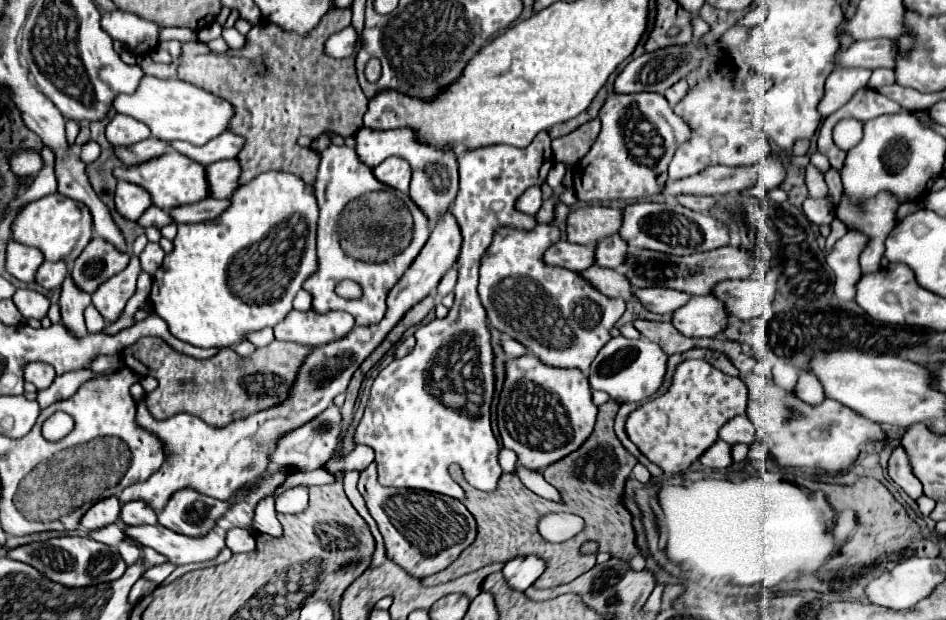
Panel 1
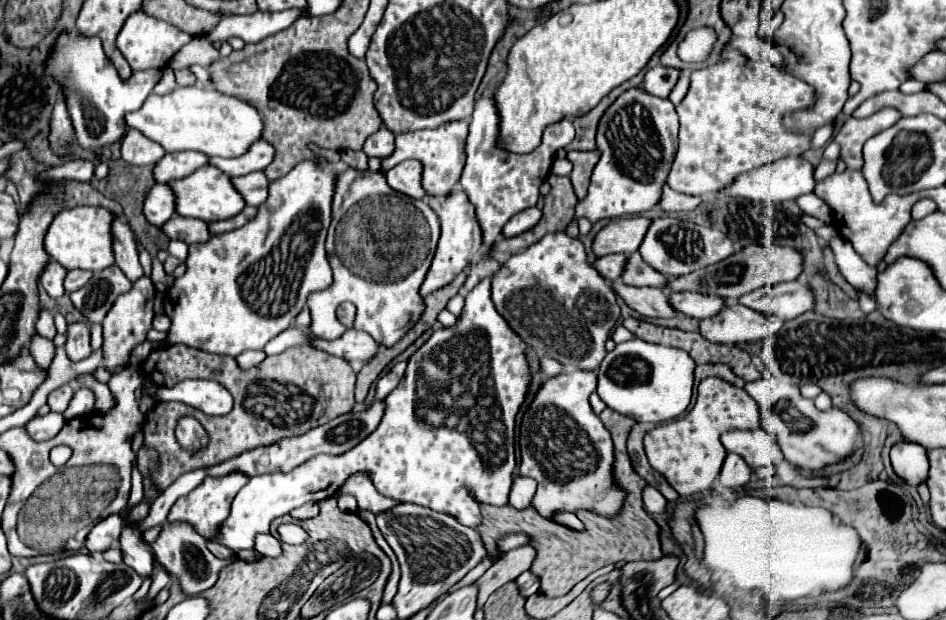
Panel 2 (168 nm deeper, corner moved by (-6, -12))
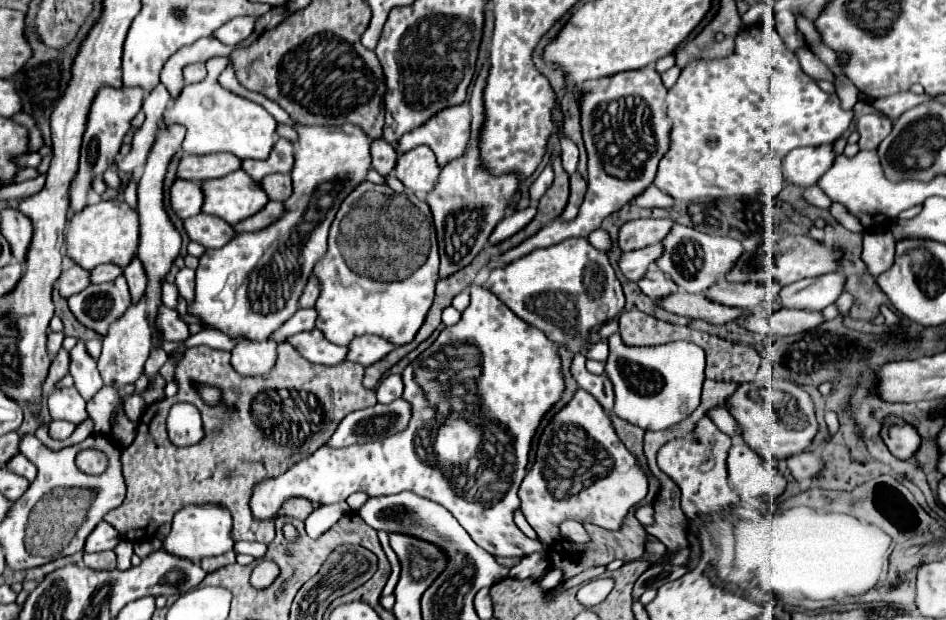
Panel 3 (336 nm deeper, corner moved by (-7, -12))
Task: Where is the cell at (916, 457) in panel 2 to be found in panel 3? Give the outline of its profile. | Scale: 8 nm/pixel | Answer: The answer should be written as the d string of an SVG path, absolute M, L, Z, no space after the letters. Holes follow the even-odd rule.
M895 416L885 418L881 436L883 436L883 442L887 444L889 452L899 460L913 458L921 446L921 436L917 434L917 430Z

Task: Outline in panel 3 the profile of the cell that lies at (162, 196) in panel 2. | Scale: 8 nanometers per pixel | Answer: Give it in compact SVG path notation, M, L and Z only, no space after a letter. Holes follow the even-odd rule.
M177 178L169 190L169 200L171 200L171 210L183 220L201 212L203 192L199 184Z

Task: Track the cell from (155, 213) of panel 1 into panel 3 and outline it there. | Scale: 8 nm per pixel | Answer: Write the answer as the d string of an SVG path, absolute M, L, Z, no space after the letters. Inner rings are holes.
M197 214L197 216L185 218L183 228L193 242L205 248L221 248L235 234L225 220L209 214Z

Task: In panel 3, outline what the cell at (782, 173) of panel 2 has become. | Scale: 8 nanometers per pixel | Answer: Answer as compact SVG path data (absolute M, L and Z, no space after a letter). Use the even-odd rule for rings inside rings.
M823 144L819 148L795 148L783 158L783 180L799 188L809 188L819 182L819 178L831 168L835 160L833 146Z

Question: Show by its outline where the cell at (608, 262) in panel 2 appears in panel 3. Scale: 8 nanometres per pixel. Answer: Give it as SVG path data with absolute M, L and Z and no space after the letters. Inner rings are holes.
M653 244L641 250L631 250L631 252L623 252L619 258L619 268L623 272L623 276L627 280L639 280L639 276L643 276L643 272L647 272L647 268L655 262L655 258L661 252L661 244Z

